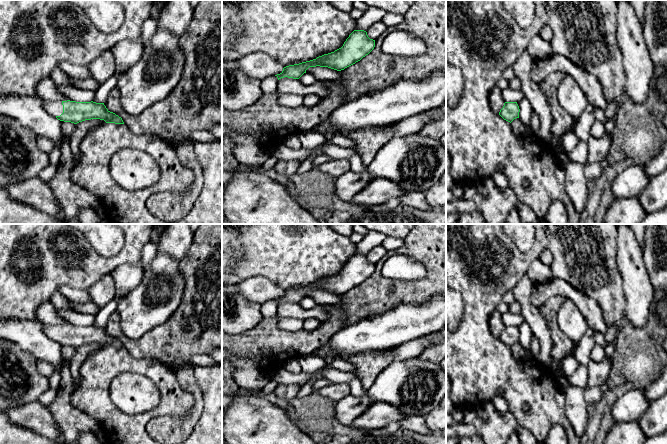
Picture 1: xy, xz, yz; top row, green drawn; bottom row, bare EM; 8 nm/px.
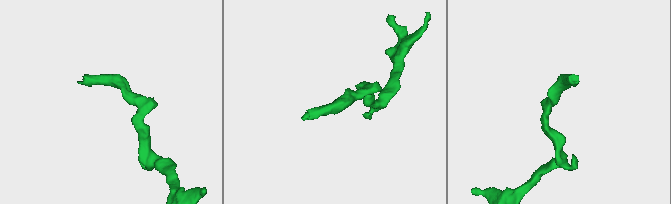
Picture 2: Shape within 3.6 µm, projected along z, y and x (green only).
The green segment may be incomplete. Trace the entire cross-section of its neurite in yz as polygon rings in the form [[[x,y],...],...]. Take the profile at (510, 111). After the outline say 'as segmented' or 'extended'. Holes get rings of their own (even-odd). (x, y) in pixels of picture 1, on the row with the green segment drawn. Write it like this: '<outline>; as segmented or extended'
[[[505,102],[503,108],[500,110],[499,115],[506,121],[512,122],[514,119],[519,118],[519,106],[517,102]]]; as segmented

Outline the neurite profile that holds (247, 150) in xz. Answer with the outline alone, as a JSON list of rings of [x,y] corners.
[[[236,130],[230,135],[234,141],[234,155],[240,164],[249,168],[258,169],[270,156],[270,152],[265,151],[252,134],[243,134]]]

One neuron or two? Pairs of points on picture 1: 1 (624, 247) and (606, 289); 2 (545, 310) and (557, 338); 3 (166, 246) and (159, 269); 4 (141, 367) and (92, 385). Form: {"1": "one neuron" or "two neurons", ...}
{"1": "two neurons", "2": "one neuron", "3": "two neurons", "4": "one neuron"}

